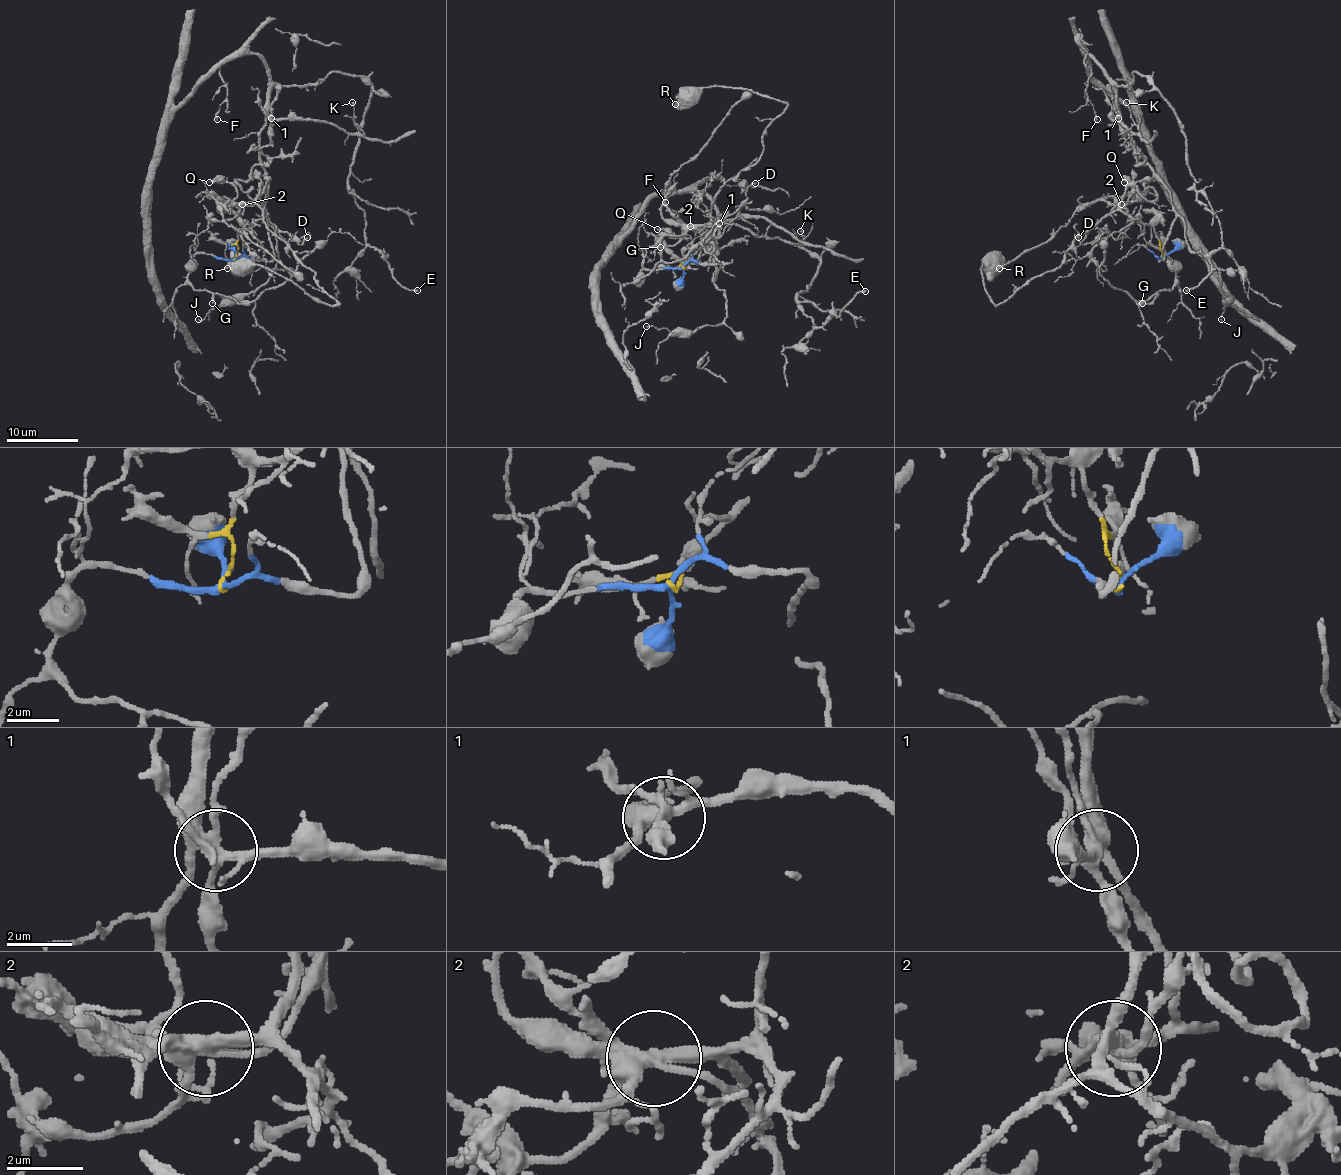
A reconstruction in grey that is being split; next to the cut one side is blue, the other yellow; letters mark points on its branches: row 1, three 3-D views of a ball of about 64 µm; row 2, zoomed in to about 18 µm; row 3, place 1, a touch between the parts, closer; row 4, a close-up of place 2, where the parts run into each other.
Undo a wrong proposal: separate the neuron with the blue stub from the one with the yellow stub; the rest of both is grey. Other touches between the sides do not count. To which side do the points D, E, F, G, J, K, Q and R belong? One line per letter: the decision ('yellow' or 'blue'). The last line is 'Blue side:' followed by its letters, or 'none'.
D: yellow
E: blue
F: blue
G: blue
J: blue
K: blue
Q: yellow
R: yellow
Blue side: E, F, G, J, K

